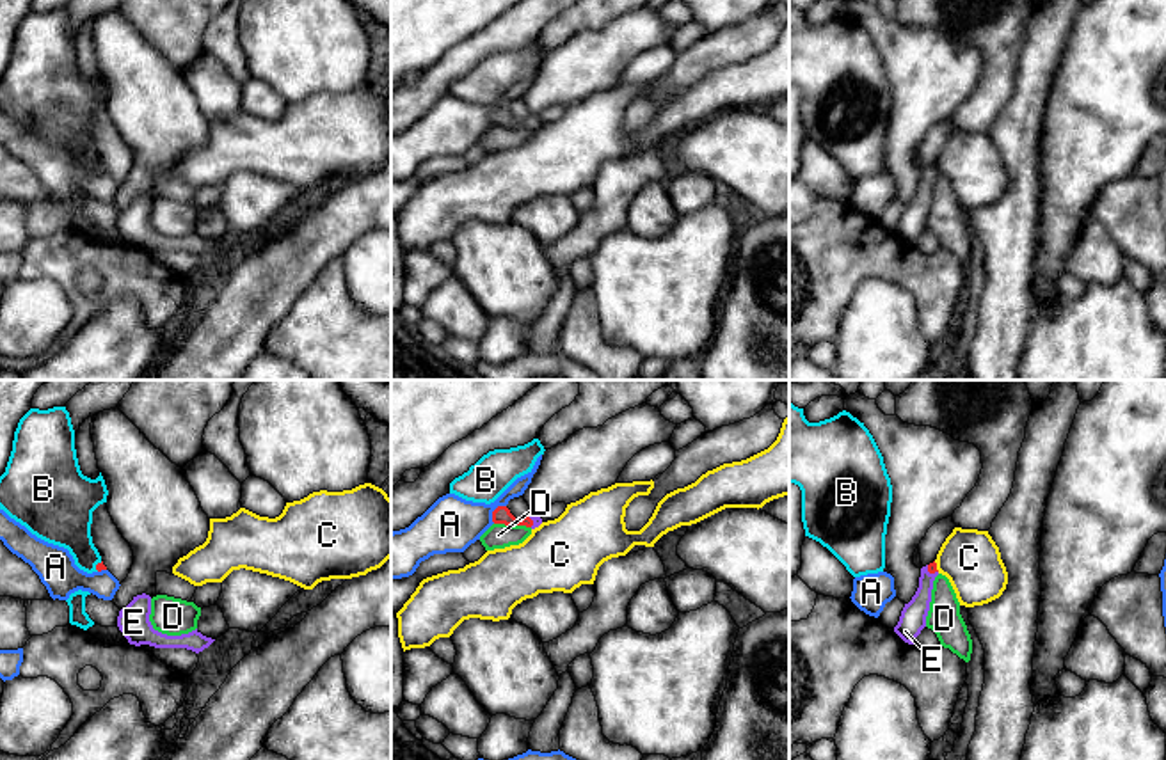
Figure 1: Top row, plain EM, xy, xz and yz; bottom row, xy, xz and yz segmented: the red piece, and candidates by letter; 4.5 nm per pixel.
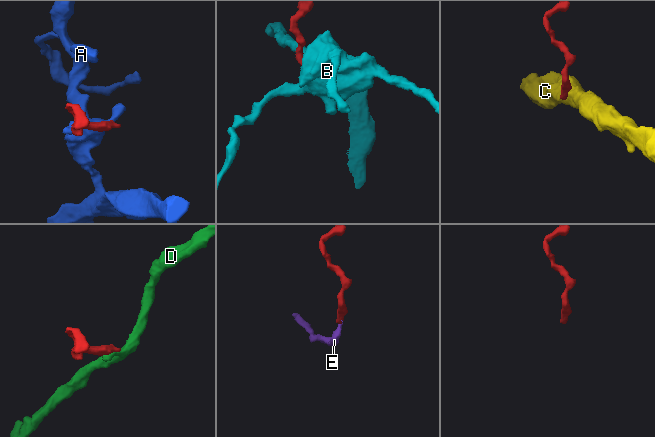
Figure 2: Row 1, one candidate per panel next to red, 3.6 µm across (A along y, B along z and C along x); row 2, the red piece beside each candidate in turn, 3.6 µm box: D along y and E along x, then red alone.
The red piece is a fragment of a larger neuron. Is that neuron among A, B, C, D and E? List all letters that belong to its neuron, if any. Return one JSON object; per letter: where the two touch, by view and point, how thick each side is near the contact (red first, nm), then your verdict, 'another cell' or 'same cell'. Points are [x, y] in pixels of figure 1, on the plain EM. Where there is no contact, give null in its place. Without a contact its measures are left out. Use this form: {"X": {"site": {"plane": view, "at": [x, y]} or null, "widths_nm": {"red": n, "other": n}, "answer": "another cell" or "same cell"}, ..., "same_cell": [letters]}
{"A": {"site": {"plane": "xz", "at": [493, 114]}, "widths_nm": {"red": 80, "other": 240}, "answer": "another cell"}, "B": {"site": {"plane": "xy", "at": [96, 167]}, "widths_nm": {"red": 40, "other": 240}, "answer": "another cell"}, "C": {"site": {"plane": "yz", "at": [935, 169]}, "widths_nm": {"red": 50, "other": 260}, "answer": "another cell"}, "D": {"site": {"plane": "xz", "at": [512, 126]}, "widths_nm": {"red": 80, "other": 110}, "answer": "another cell"}, "E": {"site": {"plane": "yz", "at": [930, 174]}, "widths_nm": {"red": 50, "other": 120}, "answer": "same cell"}, "same_cell": ["E"]}

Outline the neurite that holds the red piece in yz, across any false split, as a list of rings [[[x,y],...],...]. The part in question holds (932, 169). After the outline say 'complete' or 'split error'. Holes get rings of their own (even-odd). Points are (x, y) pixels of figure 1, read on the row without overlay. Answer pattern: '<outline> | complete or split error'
[[[935,163],[921,170],[919,190],[912,202],[905,206],[899,224],[894,229],[894,234],[908,247],[914,247],[915,240],[926,229],[933,183],[937,178],[938,172]]] | split error

